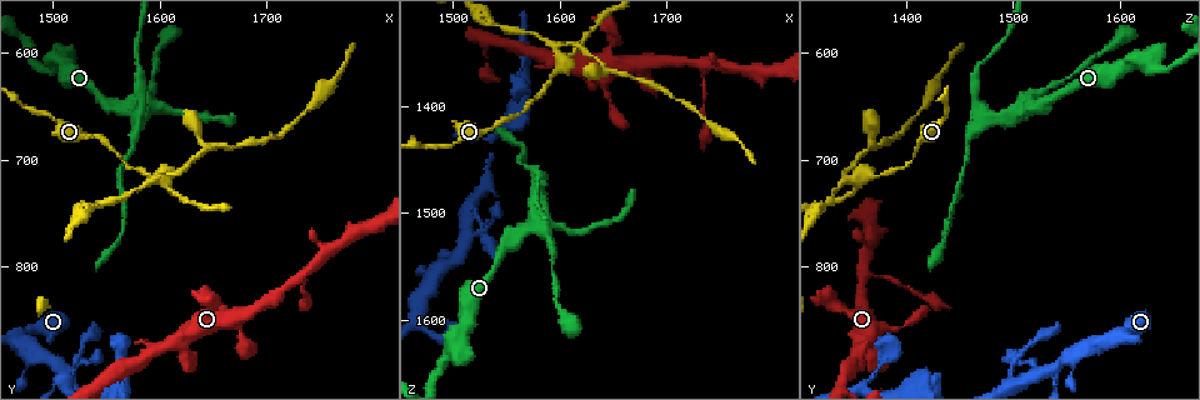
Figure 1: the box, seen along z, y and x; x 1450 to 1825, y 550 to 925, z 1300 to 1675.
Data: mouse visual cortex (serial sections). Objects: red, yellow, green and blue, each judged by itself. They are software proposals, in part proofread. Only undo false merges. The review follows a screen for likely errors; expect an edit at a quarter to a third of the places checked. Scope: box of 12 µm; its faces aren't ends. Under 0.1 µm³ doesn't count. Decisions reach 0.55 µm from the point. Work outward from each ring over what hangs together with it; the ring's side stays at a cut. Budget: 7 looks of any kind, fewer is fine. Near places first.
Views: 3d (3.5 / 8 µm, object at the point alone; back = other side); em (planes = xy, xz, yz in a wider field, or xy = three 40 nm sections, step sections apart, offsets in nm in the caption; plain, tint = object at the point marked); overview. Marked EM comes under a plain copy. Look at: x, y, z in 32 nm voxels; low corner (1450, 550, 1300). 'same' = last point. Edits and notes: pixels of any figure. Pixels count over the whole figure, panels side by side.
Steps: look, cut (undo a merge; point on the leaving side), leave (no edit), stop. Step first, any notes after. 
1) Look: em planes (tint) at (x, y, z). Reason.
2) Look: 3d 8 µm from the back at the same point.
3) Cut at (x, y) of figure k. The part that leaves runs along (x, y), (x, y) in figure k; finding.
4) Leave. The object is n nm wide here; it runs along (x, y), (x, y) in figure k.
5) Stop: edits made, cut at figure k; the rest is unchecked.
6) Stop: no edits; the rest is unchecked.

Look: 3d 3.5 µm from the back at (1576, 666, 1480). Side arm on a straight run.

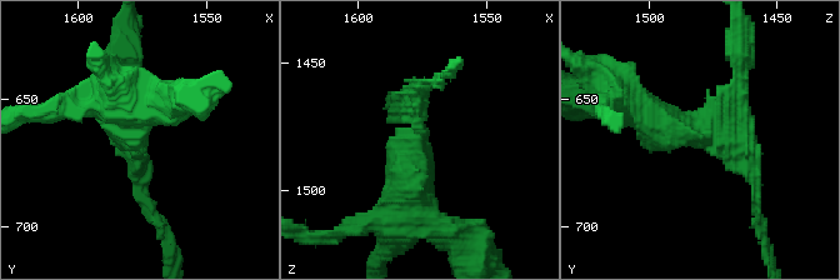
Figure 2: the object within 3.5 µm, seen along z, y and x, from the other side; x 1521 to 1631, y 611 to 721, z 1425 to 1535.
Look: em xy step 2 (tint) at (1577, 663, 1479).

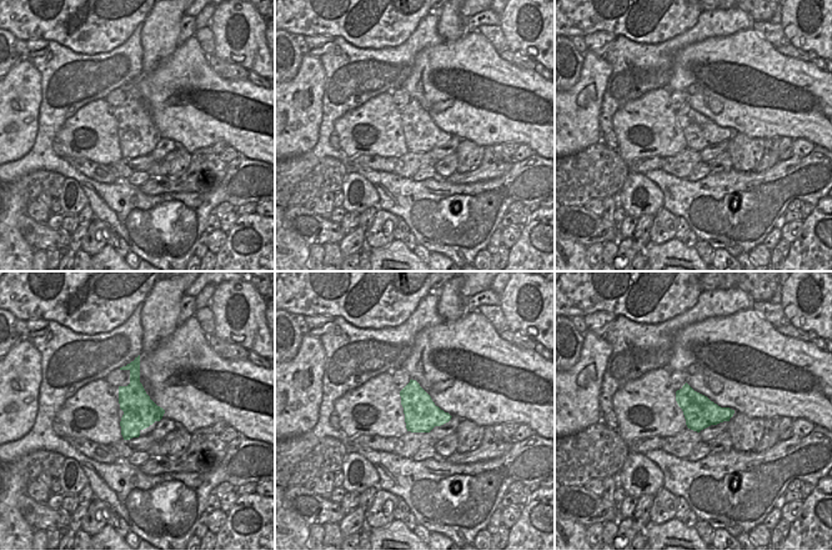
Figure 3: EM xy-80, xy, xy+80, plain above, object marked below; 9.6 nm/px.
Look: em xy step 1 (tint) at the same point.

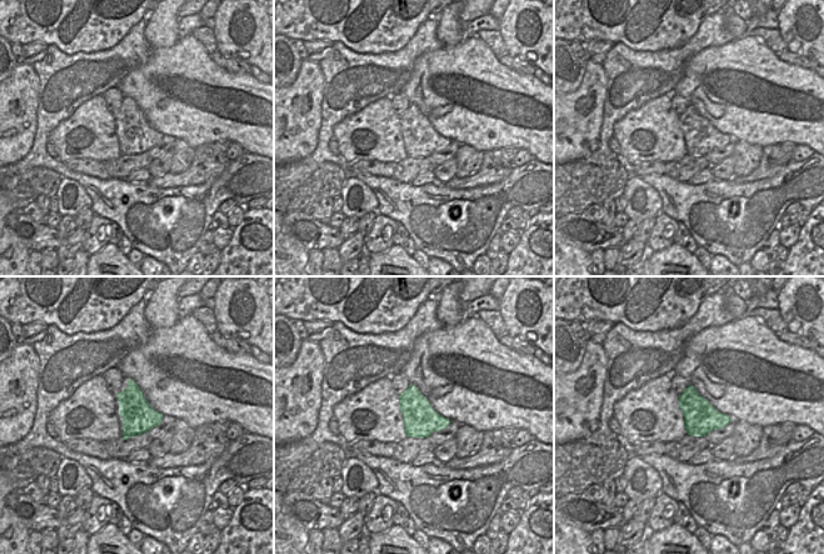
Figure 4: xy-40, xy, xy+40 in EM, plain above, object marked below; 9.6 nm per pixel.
Cut at (163, 230) of figure 2. The arms are 250, 250, 500 nm wide; the part that leaves runs along (730, 105), (740, 90), (740, 33) in figure 2; two cells meet here.

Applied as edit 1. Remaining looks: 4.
Look: overview.

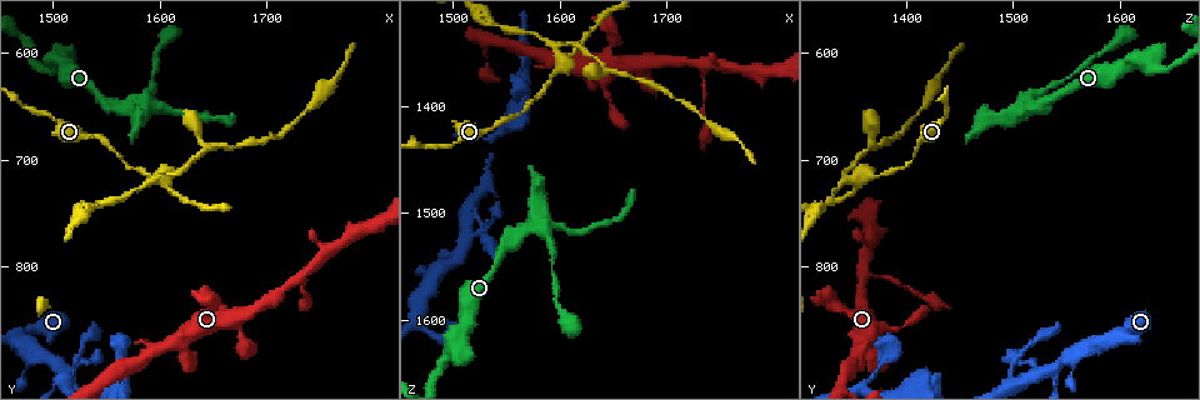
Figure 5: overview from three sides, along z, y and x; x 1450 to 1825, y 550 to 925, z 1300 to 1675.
Look: 3d 3.5 µm at (1594, 716, 1346). Sharp bend.

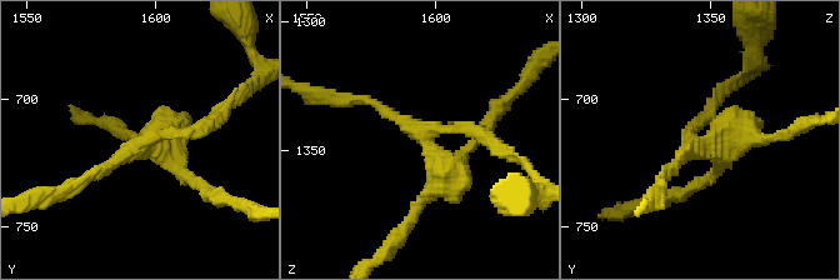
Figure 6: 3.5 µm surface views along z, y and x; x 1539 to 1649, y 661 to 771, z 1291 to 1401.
Look: em xy step 5 (tint) at (1595, 718, 1344). 3 arms meet here; the arms are 150, 200, 300 nm wide.

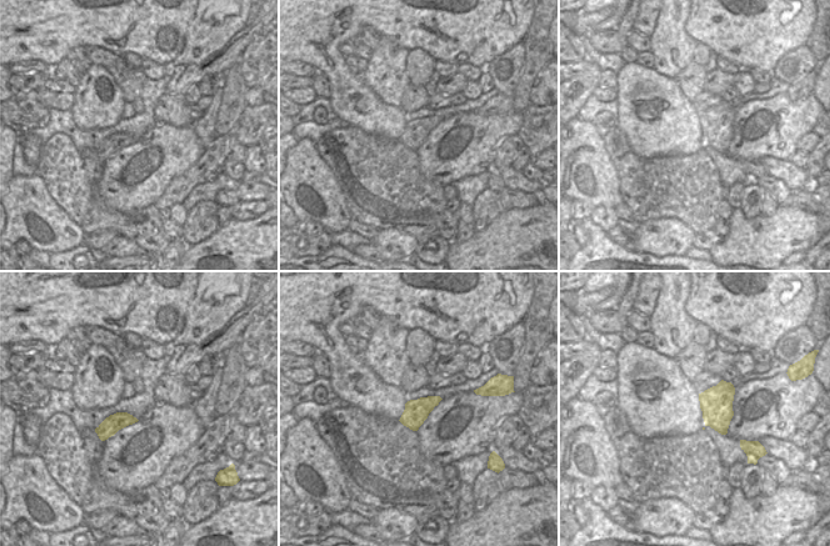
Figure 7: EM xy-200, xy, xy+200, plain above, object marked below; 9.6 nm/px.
Cut at (119, 158) of figure 6. The object is 240 nm wide here; the part that leaves runs along (425, 141), (433, 129), (475, 129), (521, 161) in figure 6; two cells meet here.

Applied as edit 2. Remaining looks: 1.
Stop: edits made, cut at figure 2, cut at figure 6; the rest is unchecked.

